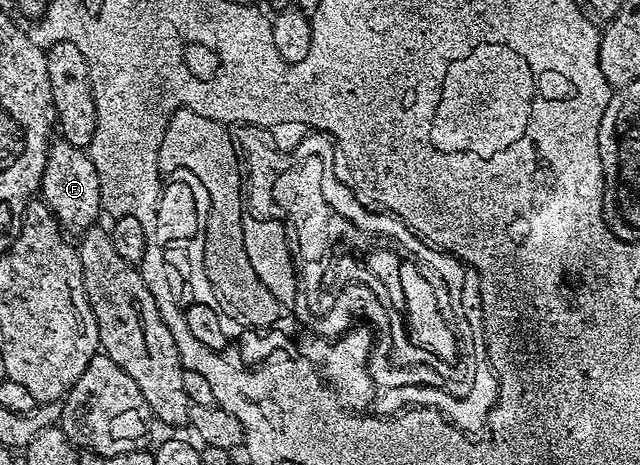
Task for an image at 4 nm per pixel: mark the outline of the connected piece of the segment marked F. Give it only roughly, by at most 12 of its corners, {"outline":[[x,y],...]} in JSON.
{"outline":[[48,146],[39,196],[65,234],[102,217],[98,171],[85,150]]}

